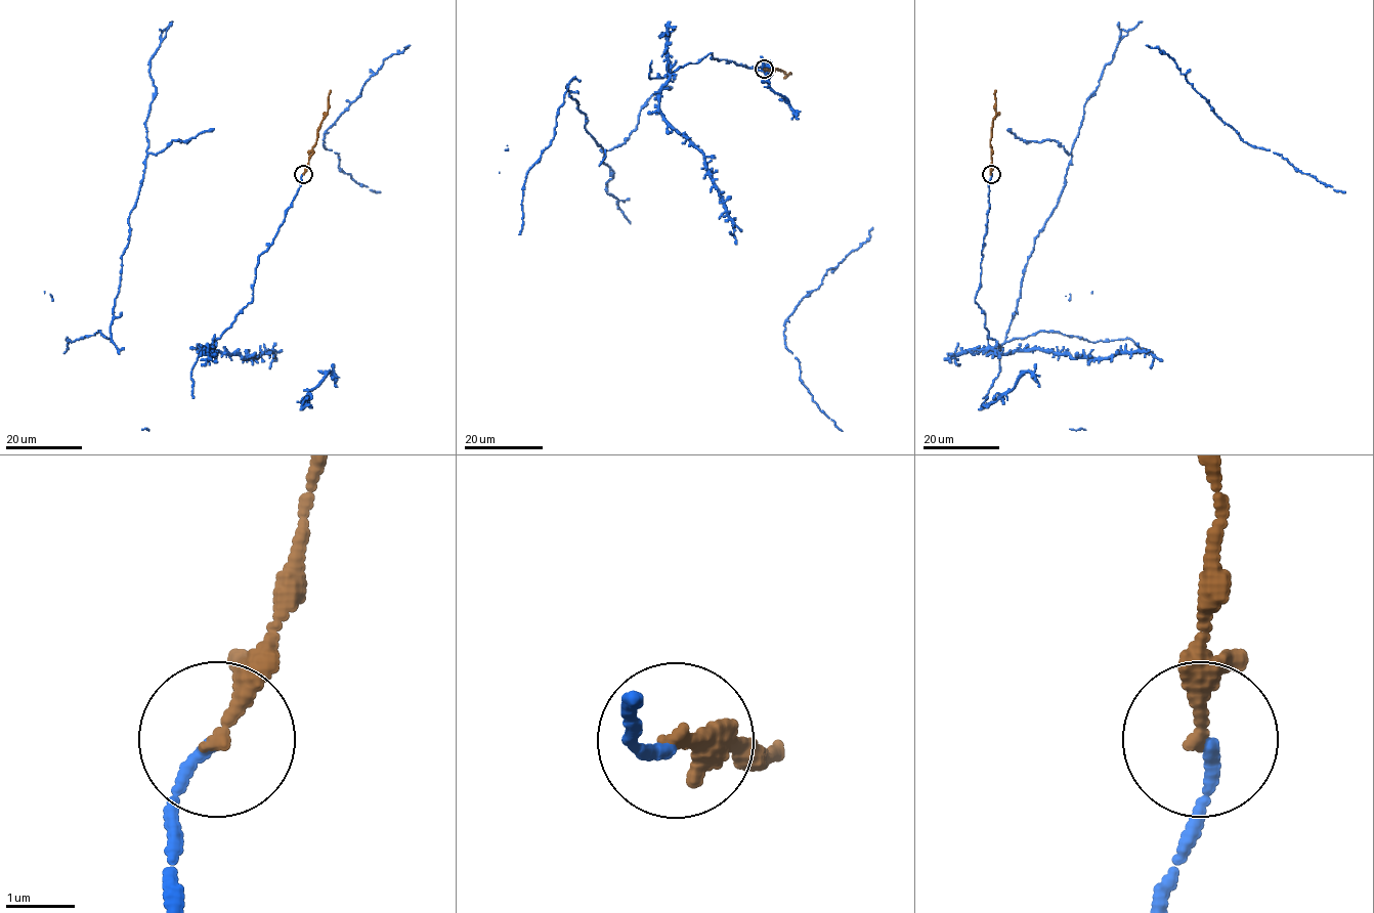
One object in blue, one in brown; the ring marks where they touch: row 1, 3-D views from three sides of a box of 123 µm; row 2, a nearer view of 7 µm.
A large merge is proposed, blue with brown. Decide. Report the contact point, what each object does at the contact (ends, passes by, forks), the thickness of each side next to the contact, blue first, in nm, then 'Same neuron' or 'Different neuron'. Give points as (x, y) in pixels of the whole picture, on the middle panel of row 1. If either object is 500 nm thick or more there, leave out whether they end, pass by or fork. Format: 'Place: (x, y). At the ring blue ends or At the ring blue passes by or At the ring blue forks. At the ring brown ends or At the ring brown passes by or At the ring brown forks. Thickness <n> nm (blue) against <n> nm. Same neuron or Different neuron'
Place: (764, 69). At the ring blue ends. At the ring brown ends. Thickness 150 nm (blue) against 240 nm. Same neuron

